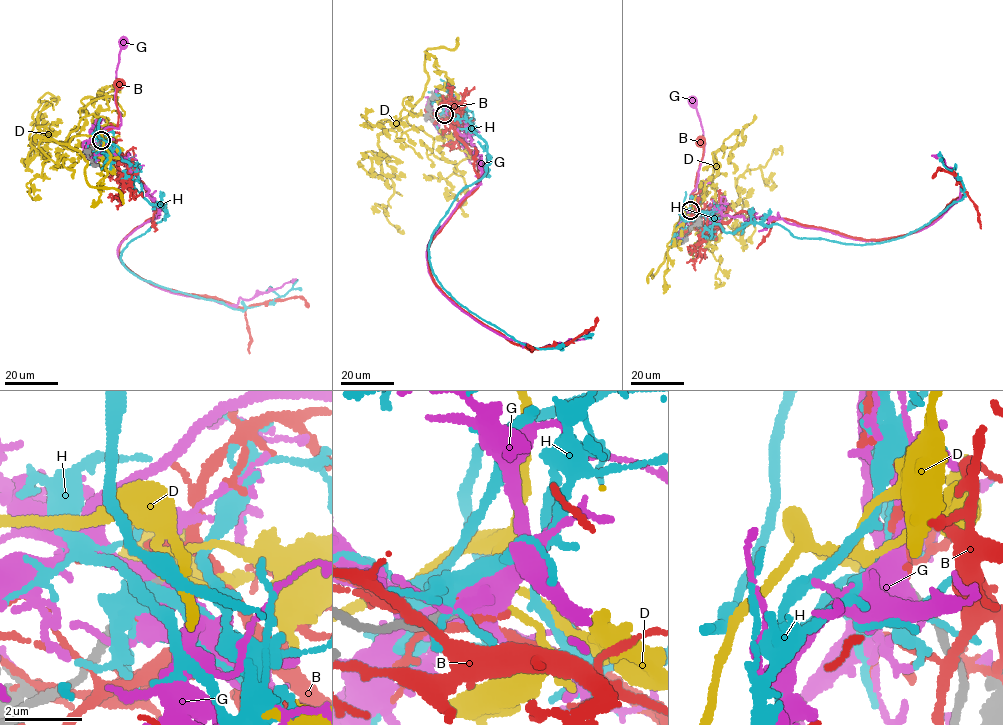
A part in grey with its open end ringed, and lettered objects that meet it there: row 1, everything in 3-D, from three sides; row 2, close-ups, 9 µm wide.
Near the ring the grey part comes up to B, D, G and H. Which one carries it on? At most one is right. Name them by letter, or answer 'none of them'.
D

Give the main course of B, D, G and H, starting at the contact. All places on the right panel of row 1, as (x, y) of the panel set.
B: (692, 211), (690, 197), (702, 156), (700, 142)
D: (690, 210), (692, 229), (716, 229), (739, 197), (739, 176), (764, 166), (775, 149), (782, 154)
G: (692, 210), (781, 219), (855, 239), (901, 236), (936, 221), (959, 198), (960, 183), (941, 155), (931, 155)
H: (692, 211), (683, 221), (704, 215), (726, 232), (762, 223), (800, 238), (891, 240), (964, 195), (939, 151)

